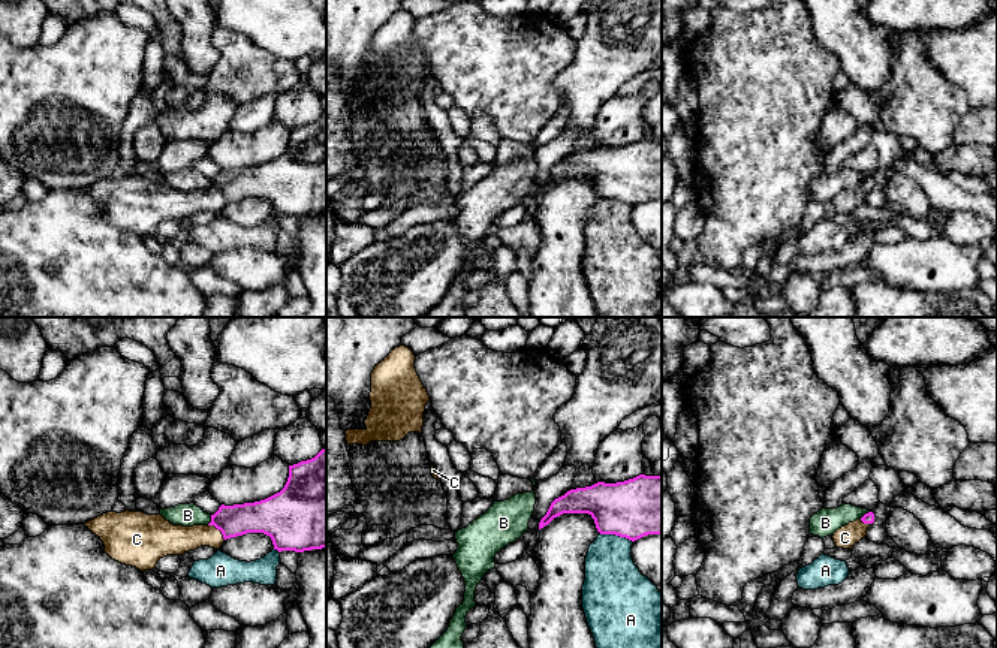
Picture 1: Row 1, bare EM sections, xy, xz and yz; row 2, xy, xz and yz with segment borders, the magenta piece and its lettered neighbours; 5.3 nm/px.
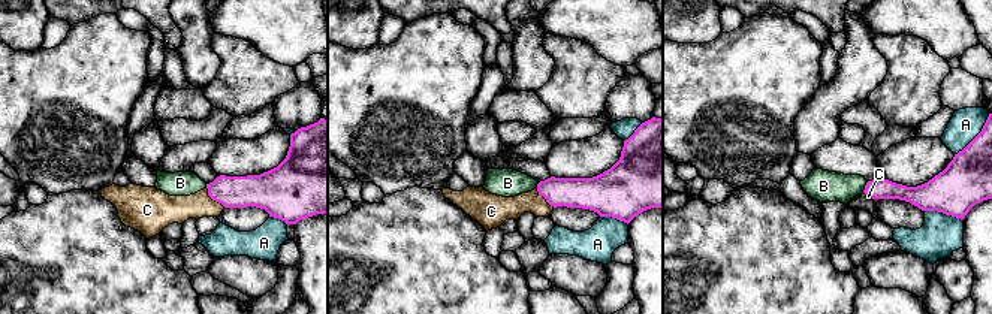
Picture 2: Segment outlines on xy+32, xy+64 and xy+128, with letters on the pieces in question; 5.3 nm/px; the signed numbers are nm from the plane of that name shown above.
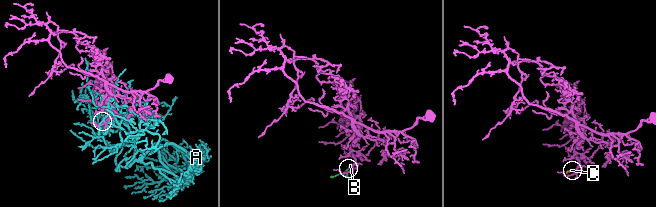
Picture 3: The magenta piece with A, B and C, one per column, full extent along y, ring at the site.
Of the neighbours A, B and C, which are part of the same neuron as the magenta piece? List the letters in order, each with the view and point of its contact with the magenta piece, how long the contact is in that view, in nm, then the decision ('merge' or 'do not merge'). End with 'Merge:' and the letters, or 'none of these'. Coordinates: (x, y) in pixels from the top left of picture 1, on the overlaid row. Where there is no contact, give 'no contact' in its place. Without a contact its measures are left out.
A: xz (617, 535) | 180 nm | do not merge
B: xy (211, 520) | 60 nm | do not merge
C: xy (219, 529) | 130 nm | merge
Merge: C

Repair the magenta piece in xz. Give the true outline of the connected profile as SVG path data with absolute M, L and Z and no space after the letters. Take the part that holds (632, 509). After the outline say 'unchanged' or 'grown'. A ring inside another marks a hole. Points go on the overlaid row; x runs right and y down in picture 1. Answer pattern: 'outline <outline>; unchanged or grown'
outline M639 474L624 482L570 489L551 503L539 530L563 513L588 513L600 534L632 542L662 534L662 476Z; unchanged

